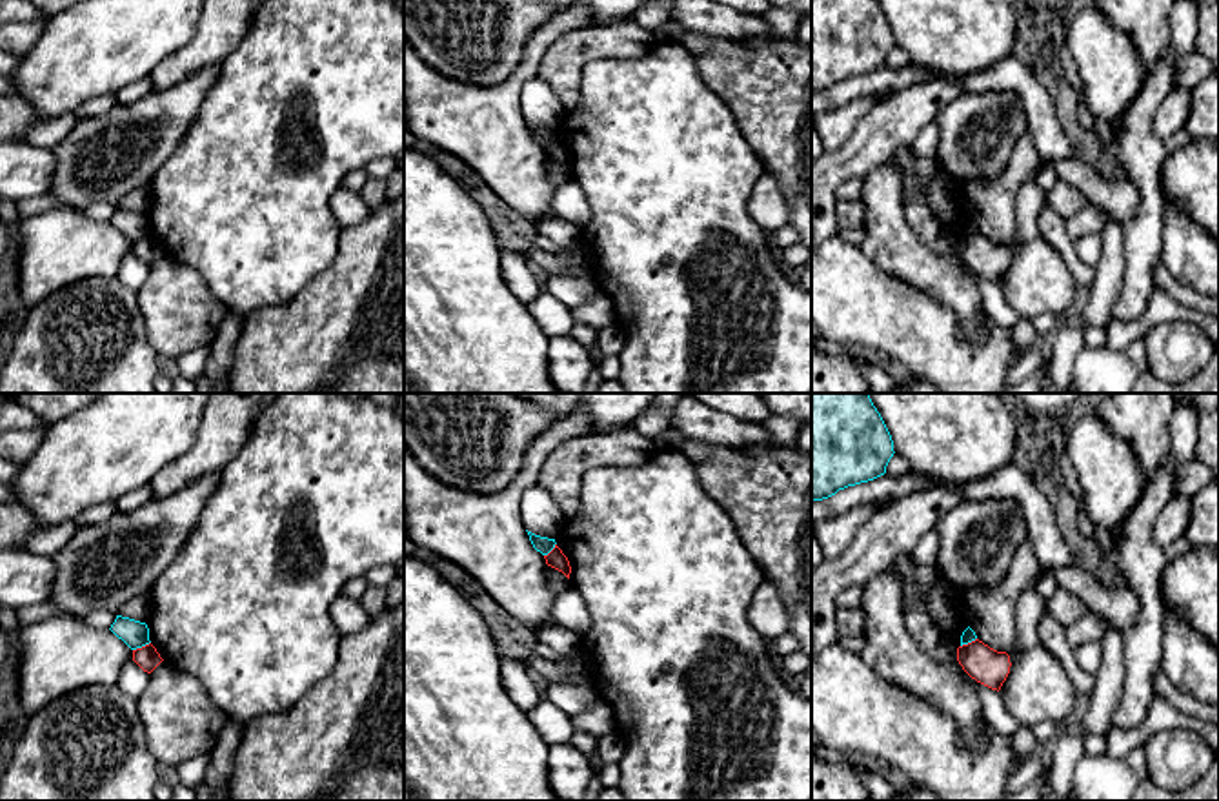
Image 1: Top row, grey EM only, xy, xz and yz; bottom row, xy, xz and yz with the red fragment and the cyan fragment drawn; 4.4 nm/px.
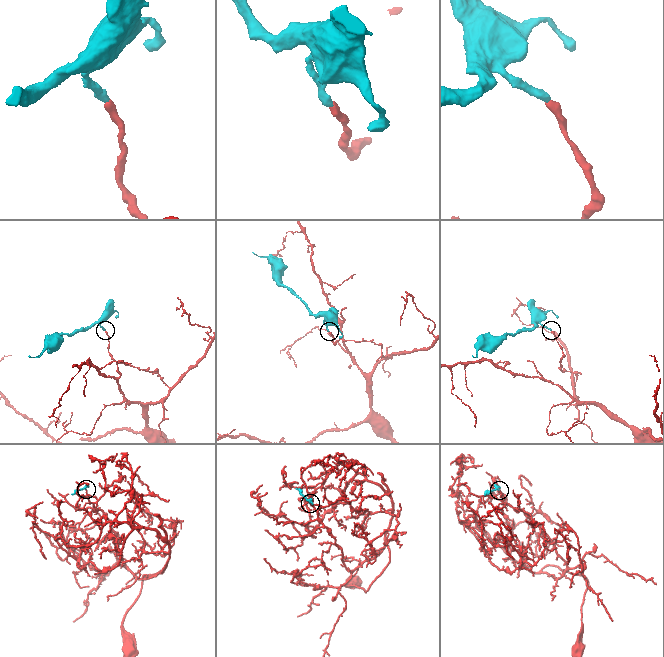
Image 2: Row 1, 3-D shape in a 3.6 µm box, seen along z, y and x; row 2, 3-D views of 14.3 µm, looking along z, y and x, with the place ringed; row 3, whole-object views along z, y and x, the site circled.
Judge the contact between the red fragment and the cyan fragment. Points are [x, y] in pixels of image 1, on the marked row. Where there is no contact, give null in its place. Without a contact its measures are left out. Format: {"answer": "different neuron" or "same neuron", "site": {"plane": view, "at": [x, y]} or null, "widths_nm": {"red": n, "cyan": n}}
{"answer": "different neuron", "site": {"plane": "xy", "at": [142, 647]}, "widths_nm": {"red": 100, "cyan": 120}}

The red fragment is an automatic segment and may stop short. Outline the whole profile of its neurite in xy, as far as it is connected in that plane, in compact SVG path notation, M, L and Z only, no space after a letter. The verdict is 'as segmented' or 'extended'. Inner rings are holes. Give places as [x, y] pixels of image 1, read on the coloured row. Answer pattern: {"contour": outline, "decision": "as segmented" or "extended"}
{"contour": "M149 643L142 648L133 650L133 661L147 674L151 674L164 659L156 648Z", "decision": "as segmented"}

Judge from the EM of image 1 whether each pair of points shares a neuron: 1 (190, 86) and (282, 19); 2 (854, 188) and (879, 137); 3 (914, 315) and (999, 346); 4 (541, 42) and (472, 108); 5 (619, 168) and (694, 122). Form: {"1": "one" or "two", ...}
{"1": "two", "2": "two", "3": "one", "4": "one", "5": "one"}

